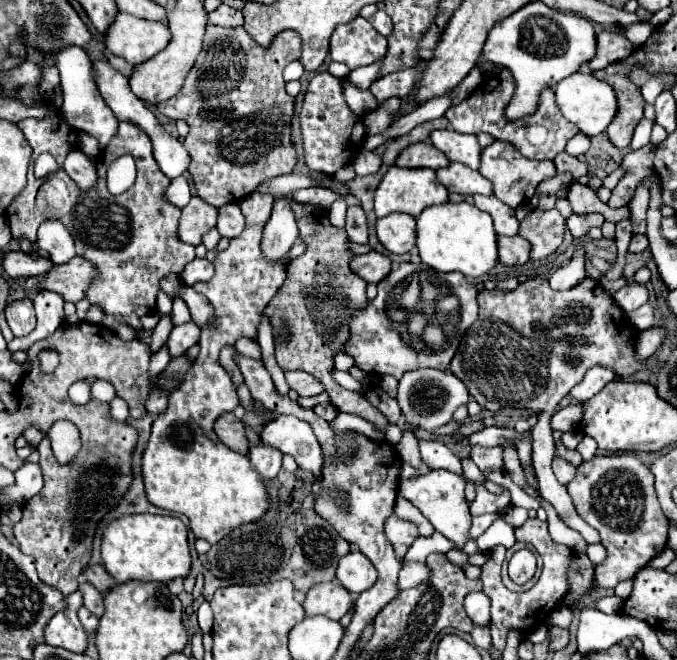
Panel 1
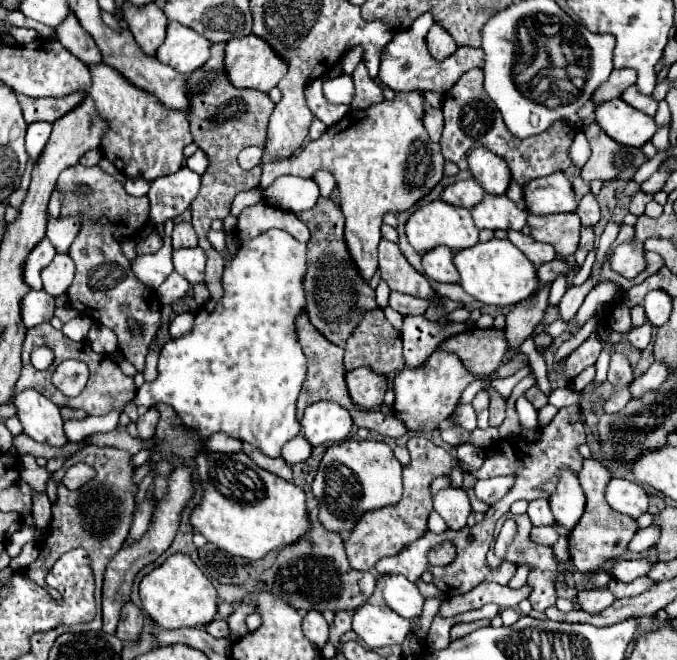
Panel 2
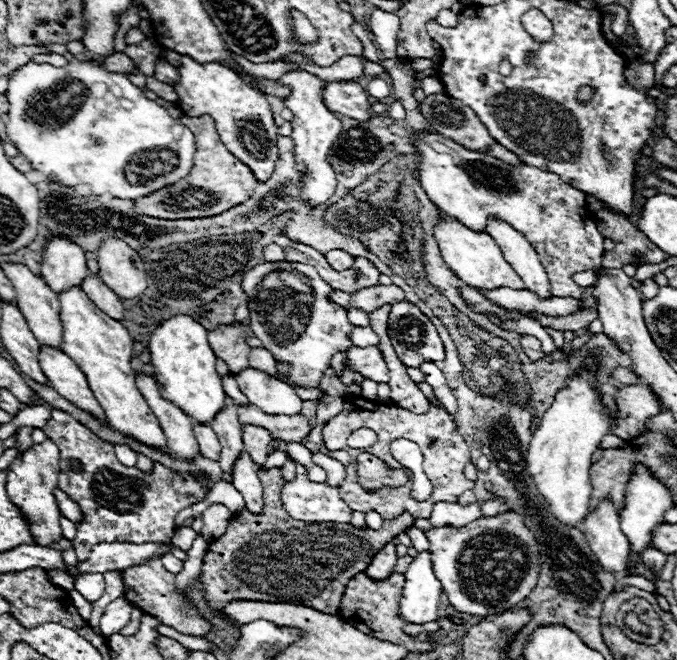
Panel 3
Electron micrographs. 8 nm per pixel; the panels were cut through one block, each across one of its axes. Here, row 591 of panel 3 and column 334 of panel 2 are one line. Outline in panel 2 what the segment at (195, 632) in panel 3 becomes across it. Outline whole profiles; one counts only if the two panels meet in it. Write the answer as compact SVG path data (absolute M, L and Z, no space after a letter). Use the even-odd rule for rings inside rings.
M398 92L394 100L372 104L364 112L352 110L340 122L332 124L324 136L308 142L300 154L268 162L262 166L260 188L266 190L278 176L292 174L308 178L318 170L328 170L340 190L340 208L346 218L346 244L360 274L370 280L378 268L380 224L386 212L402 212L428 194L444 176L444 158L440 144L428 138L422 124L424 92Z

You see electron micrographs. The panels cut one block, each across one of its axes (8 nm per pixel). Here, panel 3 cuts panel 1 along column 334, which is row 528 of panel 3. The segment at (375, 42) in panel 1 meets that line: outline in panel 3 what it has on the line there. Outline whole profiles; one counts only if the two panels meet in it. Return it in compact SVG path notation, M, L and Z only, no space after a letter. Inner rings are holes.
M44 440L42 444L34 444L28 452L22 452L10 466L6 478L6 494L12 504L20 508L24 518L30 524L30 532L38 546L50 548L54 542L62 540L60 530L60 508L56 506L56 498L52 494L58 488L58 446L52 440Z

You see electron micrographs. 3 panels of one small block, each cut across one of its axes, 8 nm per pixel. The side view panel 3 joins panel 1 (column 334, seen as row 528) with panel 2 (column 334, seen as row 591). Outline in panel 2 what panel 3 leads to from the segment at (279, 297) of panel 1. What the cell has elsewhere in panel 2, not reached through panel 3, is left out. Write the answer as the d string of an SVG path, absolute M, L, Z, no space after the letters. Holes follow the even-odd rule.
M318 198L316 206L300 212L298 218L310 228L312 236L308 242L308 268L304 276L306 306L304 312L312 320L312 326L328 338L332 344L344 348L346 340L356 330L360 316L378 308L376 294L370 284L360 276L344 240L344 216L342 210L330 198Z

